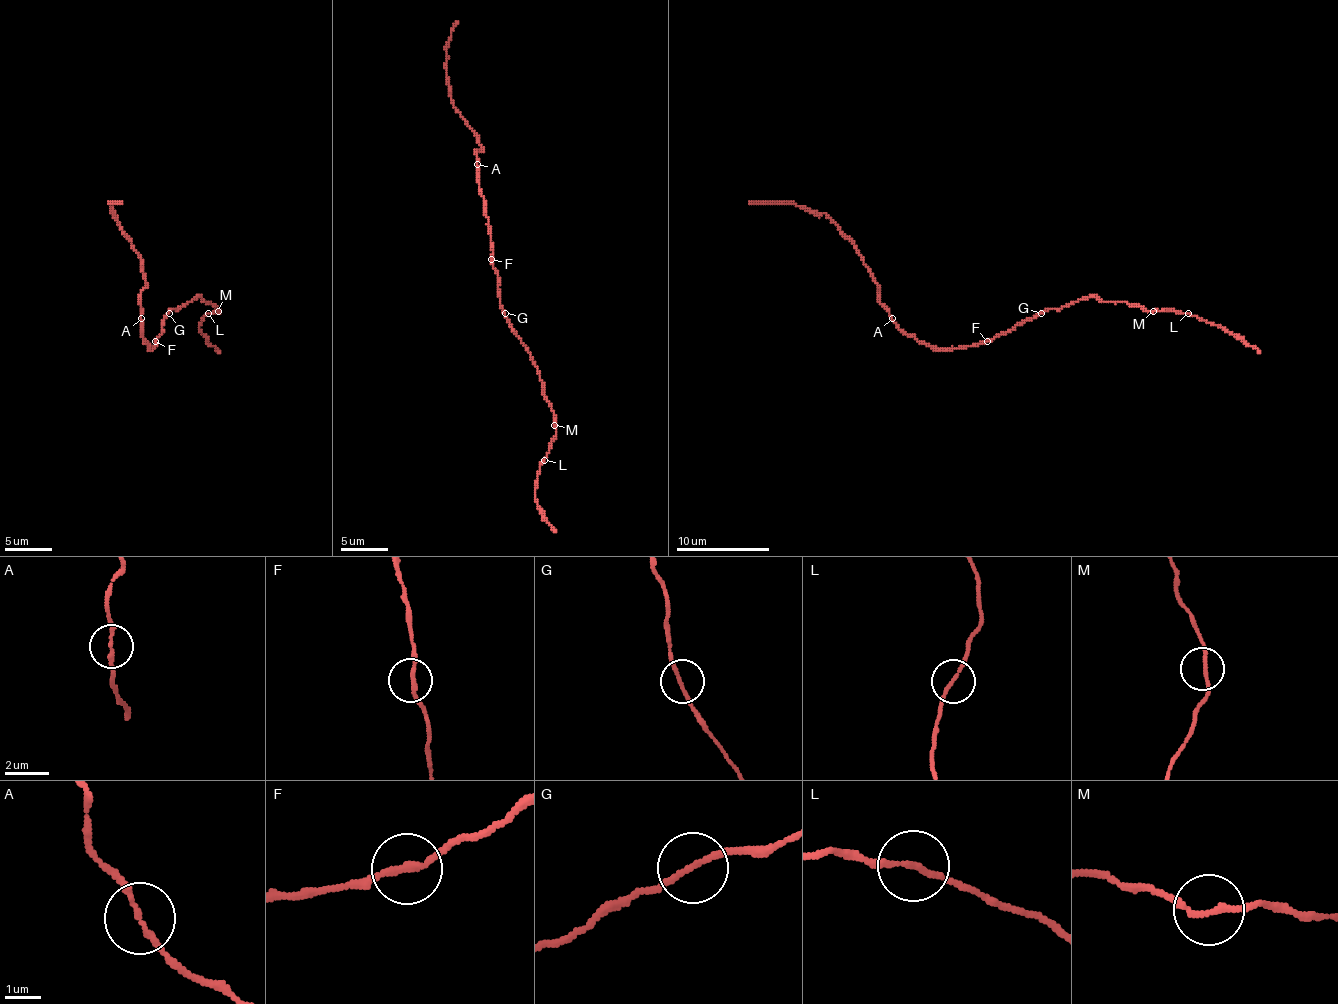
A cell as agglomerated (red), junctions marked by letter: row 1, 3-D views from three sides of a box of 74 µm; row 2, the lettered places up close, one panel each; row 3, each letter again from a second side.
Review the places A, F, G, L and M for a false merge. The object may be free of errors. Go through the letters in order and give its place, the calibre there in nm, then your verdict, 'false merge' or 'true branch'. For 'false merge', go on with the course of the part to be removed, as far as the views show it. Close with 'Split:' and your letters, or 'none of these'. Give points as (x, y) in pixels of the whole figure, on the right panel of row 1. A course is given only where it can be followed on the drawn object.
A: (892, 318) | 150 nm | true branch
F: (987, 341) | 190 nm | true branch
G: (1041, 313) | 140 nm | true branch
L: (1188, 313) | 150 nm | true branch
M: (1153, 311) | 160 nm | true branch
Split: none of these

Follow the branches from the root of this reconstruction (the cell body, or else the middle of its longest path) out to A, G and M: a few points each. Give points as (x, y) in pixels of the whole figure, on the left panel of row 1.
A: (157, 339), (152, 348), (145, 344), (141, 318)
G: (157, 339), (162, 334), (162, 323), (169, 313)
M: (157, 339), (162, 334), (162, 323), (166, 316), (194, 297), (201, 297), (218, 311)

